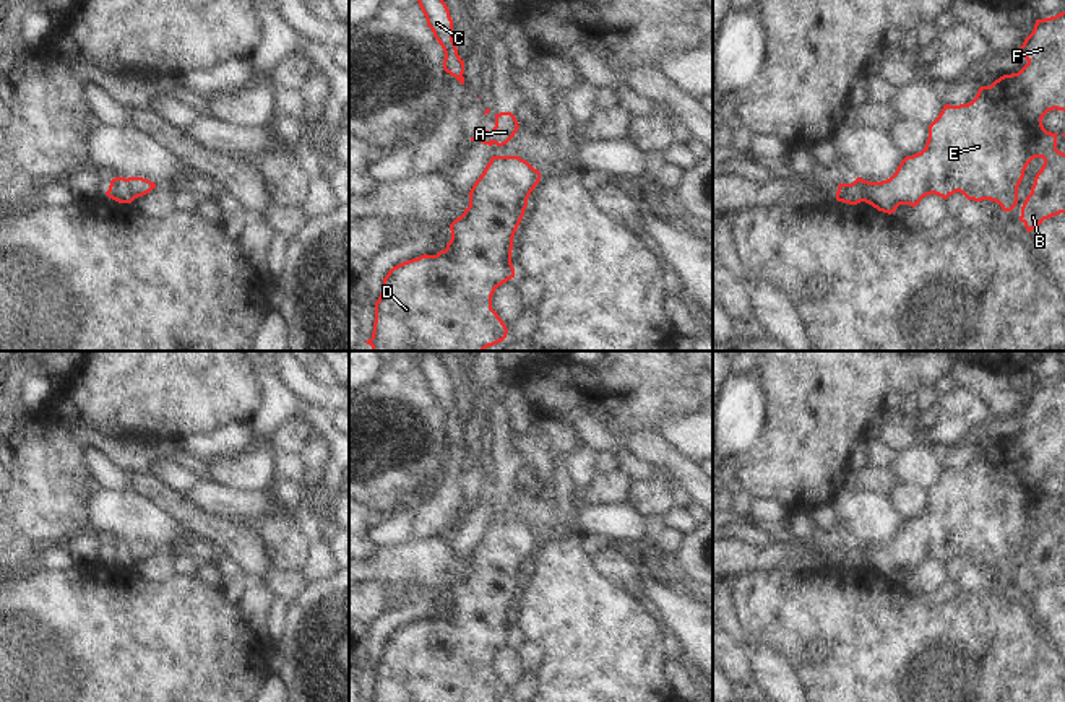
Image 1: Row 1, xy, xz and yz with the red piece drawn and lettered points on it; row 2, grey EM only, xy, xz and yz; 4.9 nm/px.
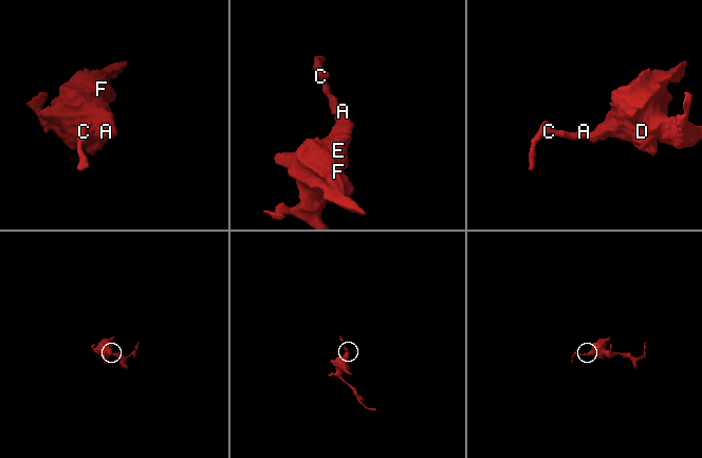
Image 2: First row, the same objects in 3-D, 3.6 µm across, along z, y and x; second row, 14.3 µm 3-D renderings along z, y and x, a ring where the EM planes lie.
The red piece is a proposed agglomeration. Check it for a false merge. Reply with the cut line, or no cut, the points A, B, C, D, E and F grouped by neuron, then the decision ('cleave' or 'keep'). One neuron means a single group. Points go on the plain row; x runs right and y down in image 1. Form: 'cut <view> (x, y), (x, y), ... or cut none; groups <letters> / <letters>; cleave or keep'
cut yz (838, 550), (861, 550), (864, 564); groups A B D E F / C; cleave

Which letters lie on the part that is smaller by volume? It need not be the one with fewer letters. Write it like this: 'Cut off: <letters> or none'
Cut off: C

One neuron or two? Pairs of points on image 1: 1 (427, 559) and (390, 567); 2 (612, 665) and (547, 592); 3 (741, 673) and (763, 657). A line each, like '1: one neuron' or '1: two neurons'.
1: one neuron
2: one neuron
3: two neurons

